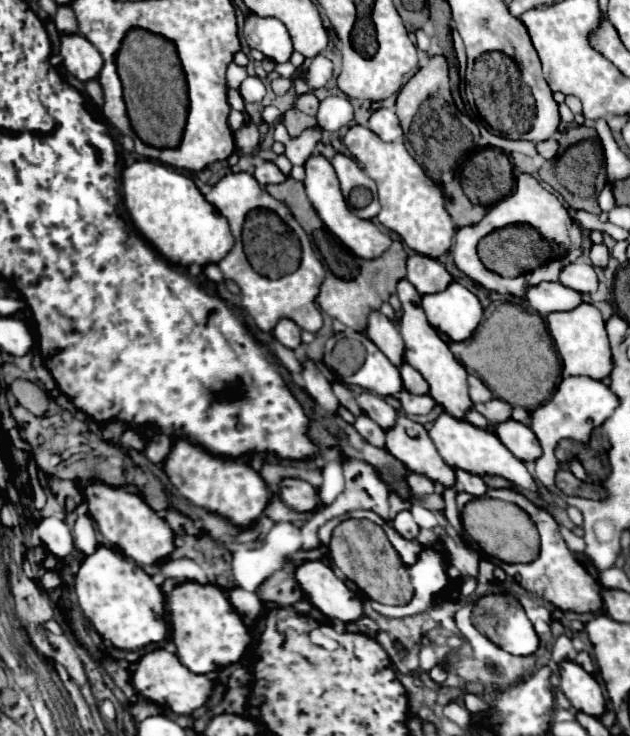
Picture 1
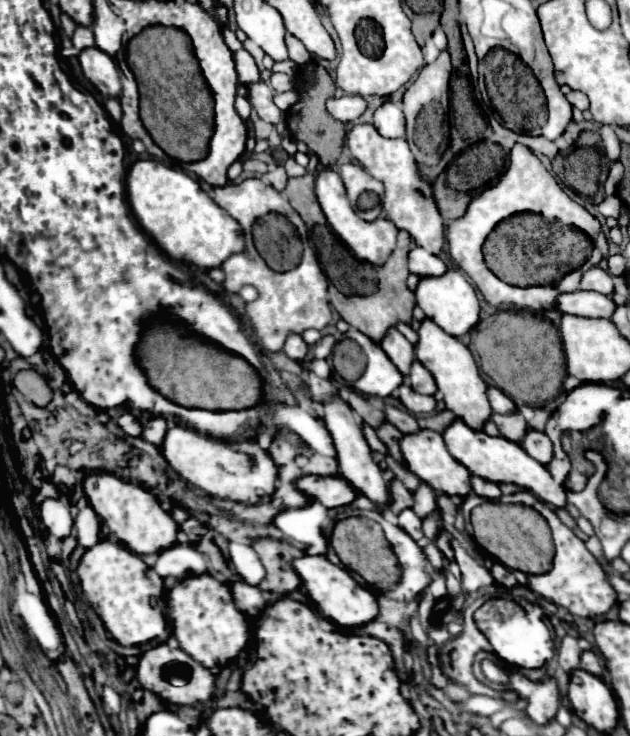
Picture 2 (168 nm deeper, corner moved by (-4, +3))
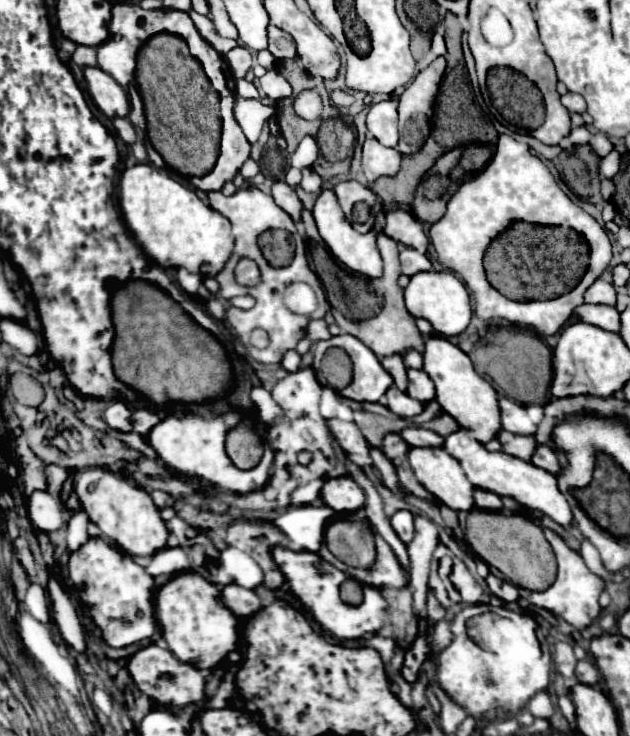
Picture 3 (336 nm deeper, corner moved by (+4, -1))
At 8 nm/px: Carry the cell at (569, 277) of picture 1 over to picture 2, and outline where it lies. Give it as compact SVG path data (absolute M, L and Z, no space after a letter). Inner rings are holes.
M592 266L590 270L586 270L582 274L580 290L594 290L594 292L600 292L600 294L612 294L612 290L614 290L612 276L608 272L604 272L602 268Z

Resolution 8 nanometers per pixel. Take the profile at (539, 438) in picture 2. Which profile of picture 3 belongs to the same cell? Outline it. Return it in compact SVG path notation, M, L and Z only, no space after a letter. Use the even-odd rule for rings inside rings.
M538 446L536 448L536 452L532 456L532 464L538 466L538 468L542 468L542 470L546 470L546 472L550 472L550 474L560 474L562 472L554 450L548 448L548 446Z

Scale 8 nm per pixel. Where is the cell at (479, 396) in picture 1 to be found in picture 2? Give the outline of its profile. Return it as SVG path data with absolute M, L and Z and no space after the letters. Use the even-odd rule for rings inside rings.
M488 386L486 394L488 394L488 398L490 398L490 406L492 406L494 412L498 412L498 414L508 414L508 412L516 410L516 404L514 404L506 394L502 394L496 386Z

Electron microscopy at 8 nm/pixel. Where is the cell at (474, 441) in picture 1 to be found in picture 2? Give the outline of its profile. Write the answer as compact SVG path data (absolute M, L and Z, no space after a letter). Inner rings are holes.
M456 418L446 430L444 430L444 442L448 446L448 452L462 464L468 468L470 474L476 474L480 478L486 478L490 482L502 484L502 482L512 482L524 490L532 490L532 494L536 498L540 498L546 504L552 504L556 508L566 506L566 492L562 486L558 486L552 476L548 474L548 470L544 468L544 464L536 462L532 456L528 456L520 444L510 442L502 436L488 436L484 430L474 430L470 426L466 426L460 418Z

